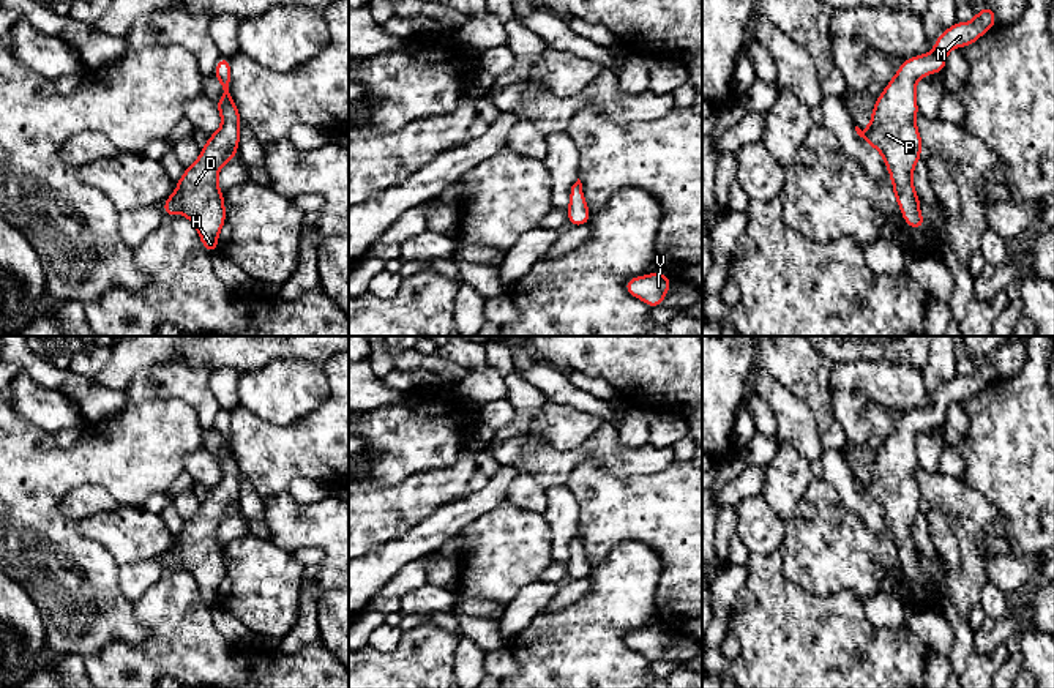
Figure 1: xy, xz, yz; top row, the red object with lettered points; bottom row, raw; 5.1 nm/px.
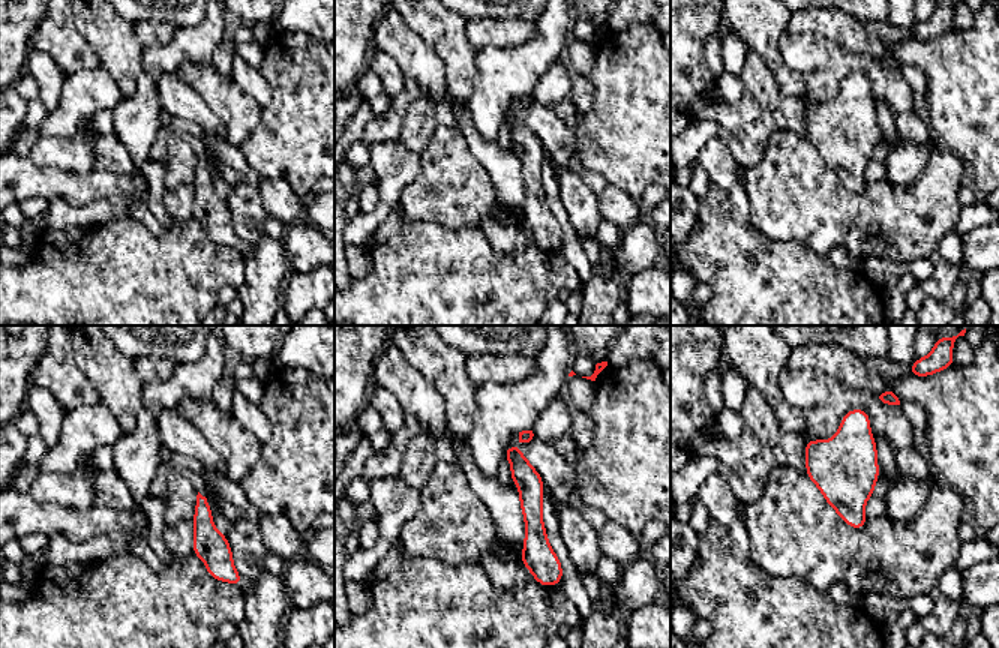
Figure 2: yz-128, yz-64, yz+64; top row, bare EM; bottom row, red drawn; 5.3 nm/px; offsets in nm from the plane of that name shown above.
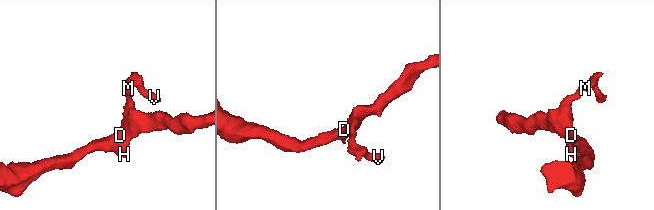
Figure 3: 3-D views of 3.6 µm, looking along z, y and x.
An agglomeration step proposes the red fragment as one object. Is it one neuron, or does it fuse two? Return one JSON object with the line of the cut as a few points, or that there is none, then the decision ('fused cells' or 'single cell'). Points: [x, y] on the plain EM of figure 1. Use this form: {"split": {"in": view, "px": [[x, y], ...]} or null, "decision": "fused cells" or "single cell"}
{"split": null, "decision": "single cell"}

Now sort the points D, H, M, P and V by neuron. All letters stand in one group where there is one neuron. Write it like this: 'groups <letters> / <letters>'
groups D H M P V

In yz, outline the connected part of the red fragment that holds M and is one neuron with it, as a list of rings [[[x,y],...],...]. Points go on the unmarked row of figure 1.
[[[989,358],[975,366],[972,376],[956,376],[944,383],[929,407],[906,412],[898,421],[895,431],[876,453],[868,483],[862,484],[855,480],[862,494],[884,510],[893,537],[893,548],[909,581],[925,582],[920,552],[912,537],[912,525],[921,511],[920,503],[923,500],[915,477],[918,469],[917,436],[921,429],[944,426],[947,409],[953,401],[974,398],[994,379],[997,374],[992,358]]]

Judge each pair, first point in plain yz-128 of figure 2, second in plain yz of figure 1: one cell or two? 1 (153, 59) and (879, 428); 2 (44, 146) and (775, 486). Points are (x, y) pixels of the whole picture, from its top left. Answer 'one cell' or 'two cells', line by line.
1: one cell
2: two cells

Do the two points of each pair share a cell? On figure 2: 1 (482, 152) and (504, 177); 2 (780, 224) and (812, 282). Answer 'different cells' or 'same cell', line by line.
1: same cell
2: different cells

